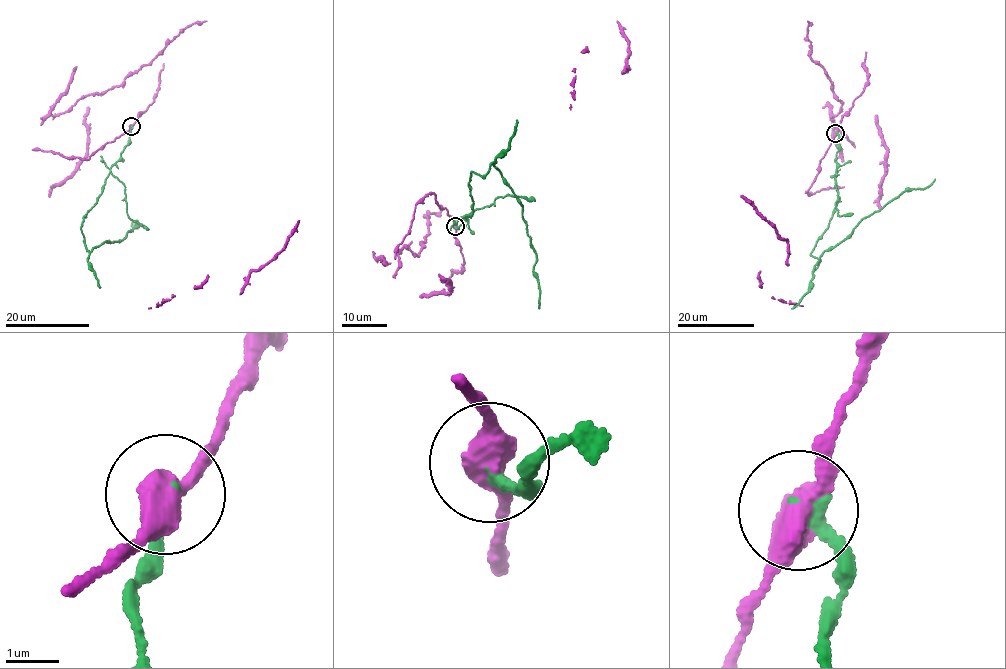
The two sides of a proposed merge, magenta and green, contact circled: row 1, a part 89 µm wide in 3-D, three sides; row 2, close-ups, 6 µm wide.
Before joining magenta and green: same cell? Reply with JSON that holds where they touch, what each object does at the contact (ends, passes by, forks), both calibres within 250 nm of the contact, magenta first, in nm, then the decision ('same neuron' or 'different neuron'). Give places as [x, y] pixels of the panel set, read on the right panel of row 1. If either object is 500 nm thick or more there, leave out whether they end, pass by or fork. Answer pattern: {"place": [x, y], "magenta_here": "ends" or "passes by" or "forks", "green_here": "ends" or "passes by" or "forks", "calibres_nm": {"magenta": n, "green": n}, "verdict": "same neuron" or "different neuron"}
{"place": [835, 133], "magenta_here": "passes by", "green_here": "ends", "calibres_nm": {"magenta": 480, "green": 280}, "verdict": "different neuron"}

